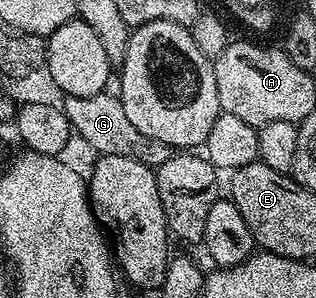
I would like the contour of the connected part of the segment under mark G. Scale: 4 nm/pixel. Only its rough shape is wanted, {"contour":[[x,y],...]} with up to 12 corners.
{"contour":[[121,96],[61,102],[71,130],[98,155],[157,167],[176,150],[140,135]]}

